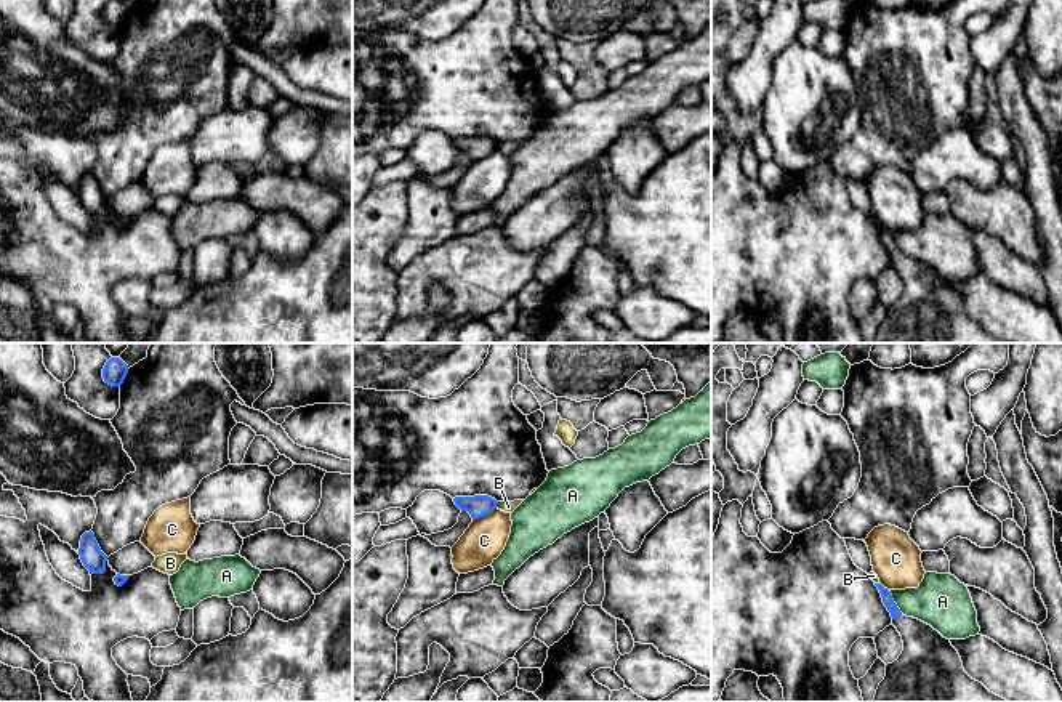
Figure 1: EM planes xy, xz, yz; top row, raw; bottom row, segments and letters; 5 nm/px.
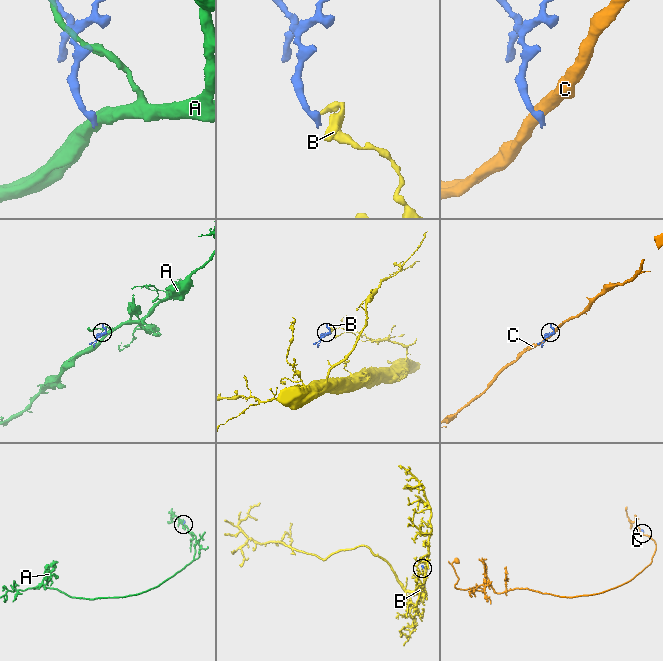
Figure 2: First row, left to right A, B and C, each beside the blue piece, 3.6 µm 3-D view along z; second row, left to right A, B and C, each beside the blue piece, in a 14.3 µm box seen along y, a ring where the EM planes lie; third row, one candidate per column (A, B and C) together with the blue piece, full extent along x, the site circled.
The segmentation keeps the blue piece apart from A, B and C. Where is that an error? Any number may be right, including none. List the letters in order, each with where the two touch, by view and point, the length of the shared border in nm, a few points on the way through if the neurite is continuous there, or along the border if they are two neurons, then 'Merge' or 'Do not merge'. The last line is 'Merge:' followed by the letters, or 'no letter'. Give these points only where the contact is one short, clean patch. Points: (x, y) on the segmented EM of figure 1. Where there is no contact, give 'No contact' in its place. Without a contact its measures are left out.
A: Touches blue at yz (893, 601). Shared border 140 nm. Do not merge
B: Touches blue at xz (495, 505). Shared border 40 nm. Boundary: xz (498, 502), (495, 507). Do not merge
C: Touches blue at xz (484, 513). Shared border 140 nm. Boundary: xz (495, 507), (473, 521). Do not merge
Merge: no letter

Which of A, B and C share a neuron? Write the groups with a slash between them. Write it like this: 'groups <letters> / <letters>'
groups A / B / C

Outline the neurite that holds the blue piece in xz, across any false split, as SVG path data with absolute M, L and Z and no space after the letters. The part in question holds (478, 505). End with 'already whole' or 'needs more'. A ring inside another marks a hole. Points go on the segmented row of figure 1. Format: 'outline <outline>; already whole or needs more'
outline M489 495L455 497L453 502L461 511L468 511L473 521L492 513L498 503Z; already whole

